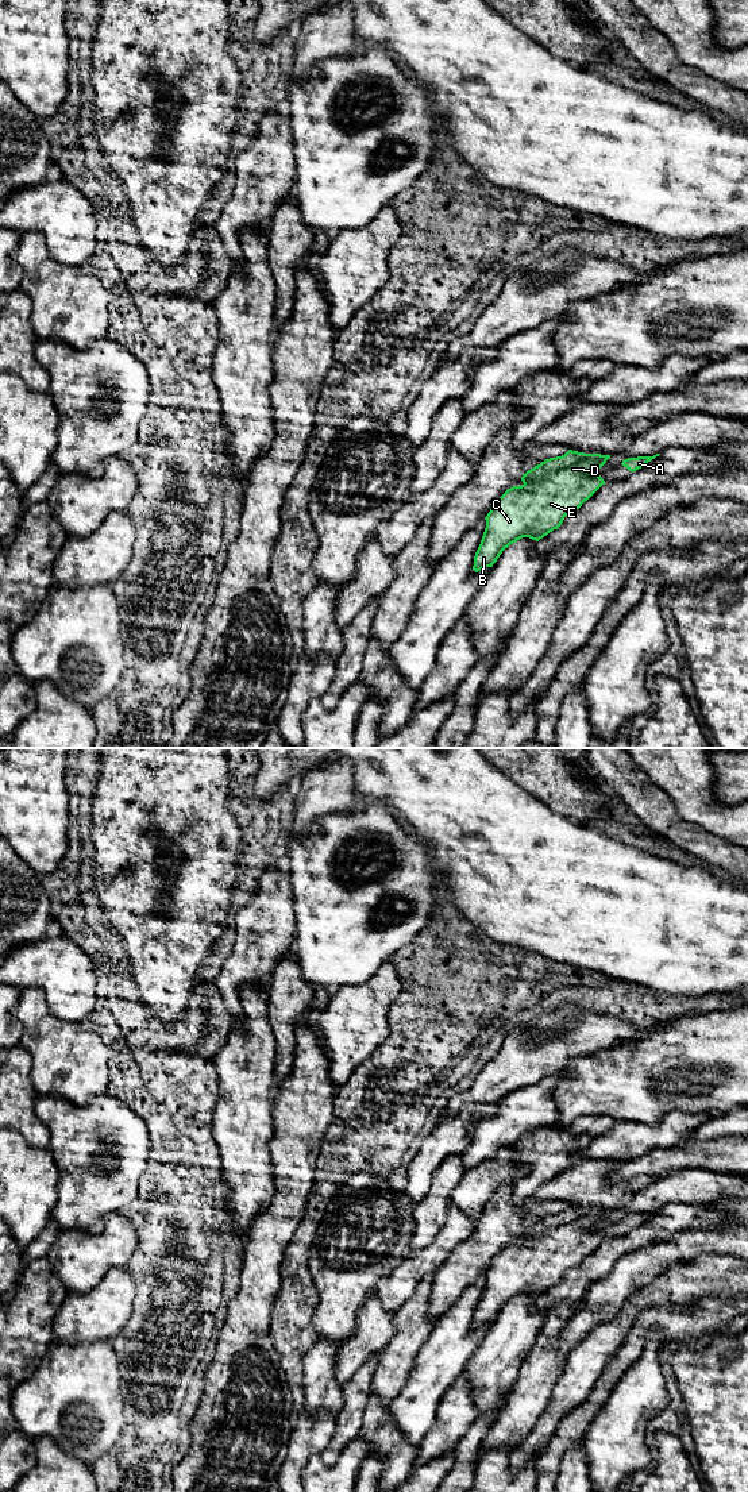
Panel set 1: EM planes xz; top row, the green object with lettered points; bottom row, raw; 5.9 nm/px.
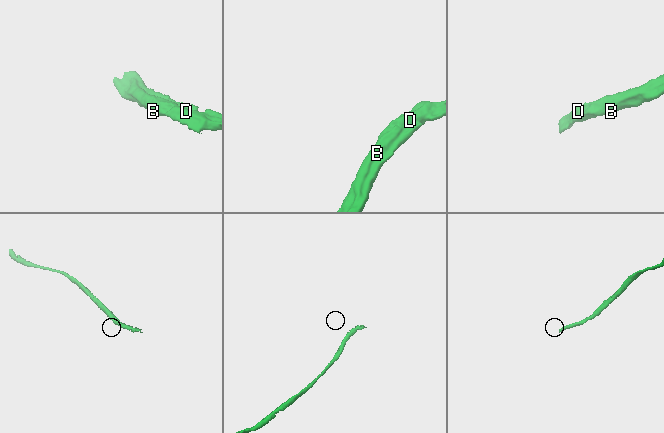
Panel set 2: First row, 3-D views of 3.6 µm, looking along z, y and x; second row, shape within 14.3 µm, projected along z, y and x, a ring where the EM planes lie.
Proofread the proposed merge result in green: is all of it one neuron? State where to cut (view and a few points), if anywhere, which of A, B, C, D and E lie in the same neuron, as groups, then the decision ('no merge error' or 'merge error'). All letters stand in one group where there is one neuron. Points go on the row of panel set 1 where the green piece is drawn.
no cut; A B C D E; no merge error

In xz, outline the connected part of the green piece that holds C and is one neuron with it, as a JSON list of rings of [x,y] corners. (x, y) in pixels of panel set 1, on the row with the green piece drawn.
[[[568,450],[564,455],[545,459],[523,474],[523,485],[508,489],[493,502],[485,517],[486,528],[474,556],[473,570],[478,572],[485,567],[493,567],[502,551],[523,537],[539,541],[558,529],[567,514],[579,509],[605,485],[598,471],[609,458],[610,455]]]

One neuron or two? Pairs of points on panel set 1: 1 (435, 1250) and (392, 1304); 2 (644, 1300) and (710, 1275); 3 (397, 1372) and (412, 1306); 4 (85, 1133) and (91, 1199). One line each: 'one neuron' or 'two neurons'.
1: one neuron
2: one neuron
3: one neuron
4: one neuron

